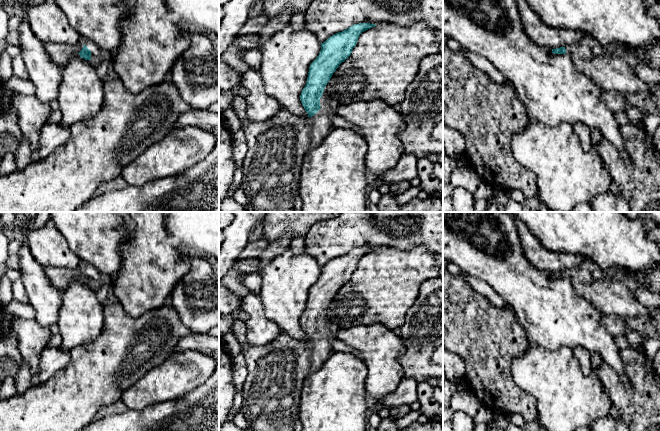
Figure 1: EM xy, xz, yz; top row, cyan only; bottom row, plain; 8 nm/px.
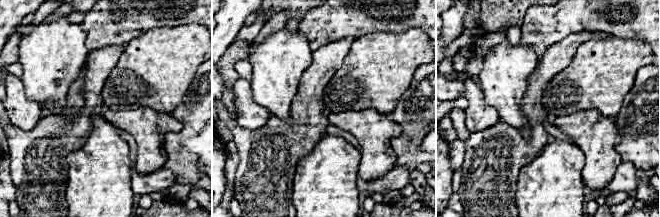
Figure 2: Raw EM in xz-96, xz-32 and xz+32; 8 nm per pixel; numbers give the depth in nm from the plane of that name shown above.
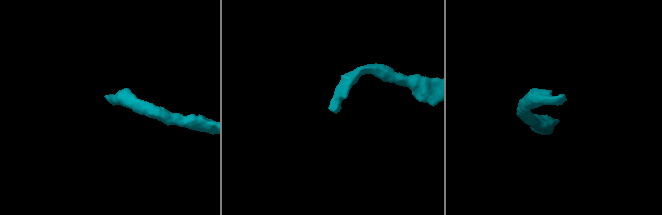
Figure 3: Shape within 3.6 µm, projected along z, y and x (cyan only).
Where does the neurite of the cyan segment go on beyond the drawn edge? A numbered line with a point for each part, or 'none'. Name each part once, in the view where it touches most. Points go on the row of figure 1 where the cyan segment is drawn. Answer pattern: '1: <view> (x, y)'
1: xy (59, 53)

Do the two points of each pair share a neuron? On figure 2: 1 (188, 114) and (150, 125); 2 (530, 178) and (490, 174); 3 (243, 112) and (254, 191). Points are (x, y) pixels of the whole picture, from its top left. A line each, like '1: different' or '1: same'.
1: different
2: different
3: different

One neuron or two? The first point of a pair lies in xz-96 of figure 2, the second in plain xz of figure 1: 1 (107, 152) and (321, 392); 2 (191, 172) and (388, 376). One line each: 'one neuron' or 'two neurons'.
1: one neuron
2: two neurons

